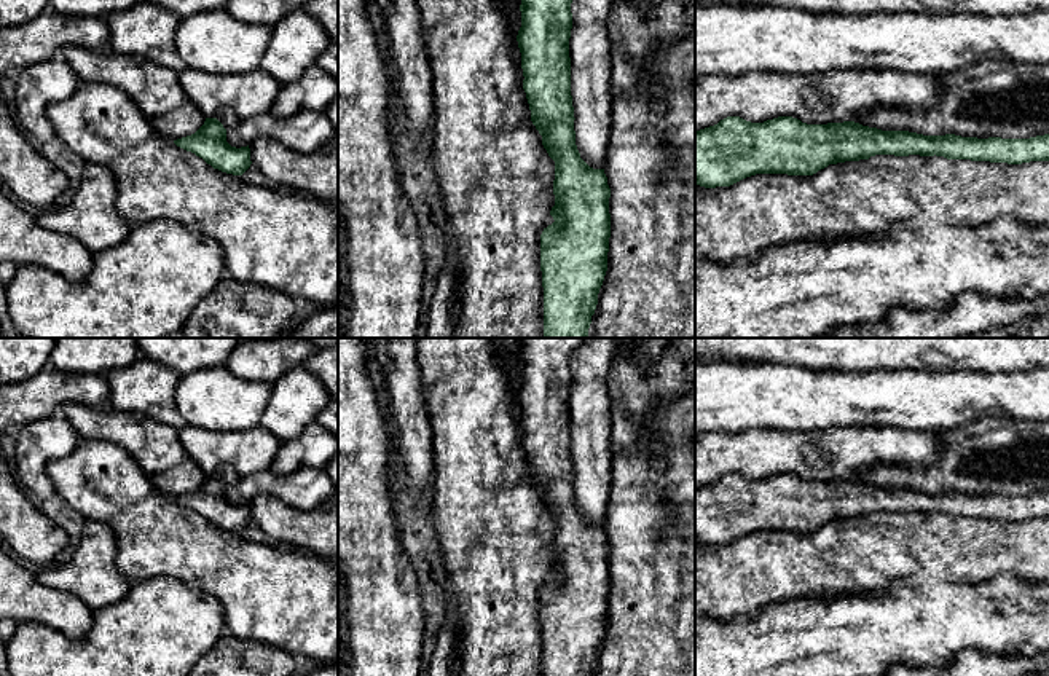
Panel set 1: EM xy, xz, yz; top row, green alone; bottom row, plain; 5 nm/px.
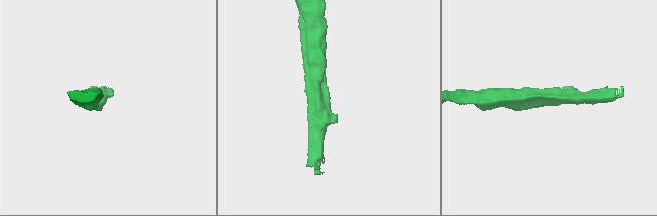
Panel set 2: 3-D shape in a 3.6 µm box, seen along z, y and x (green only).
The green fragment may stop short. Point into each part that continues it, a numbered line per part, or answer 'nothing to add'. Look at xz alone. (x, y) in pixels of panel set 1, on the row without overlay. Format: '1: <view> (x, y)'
nothing to add

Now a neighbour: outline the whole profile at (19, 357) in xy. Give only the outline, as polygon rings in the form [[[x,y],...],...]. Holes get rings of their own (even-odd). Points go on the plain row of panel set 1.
[[[0,338],[0,384],[26,381],[49,365],[57,338]]]

